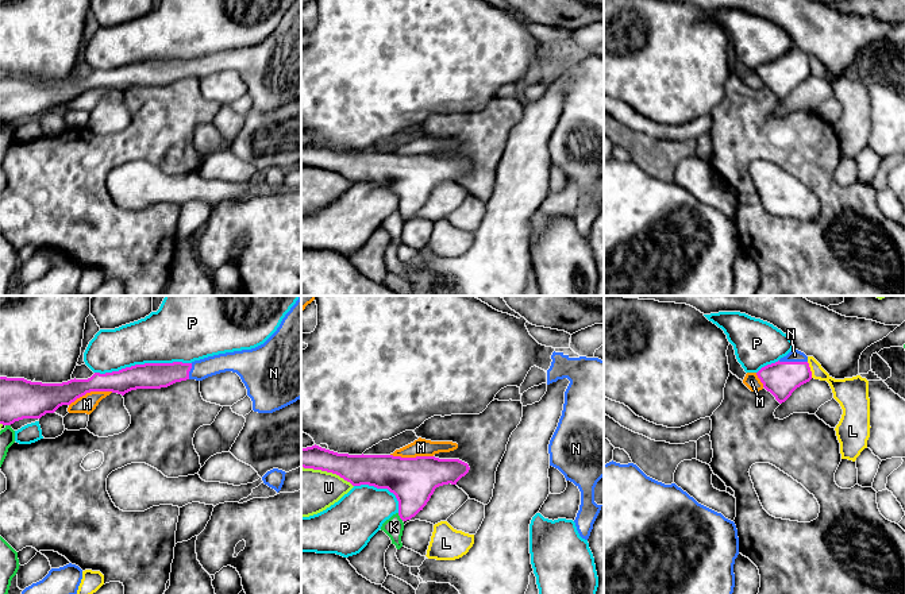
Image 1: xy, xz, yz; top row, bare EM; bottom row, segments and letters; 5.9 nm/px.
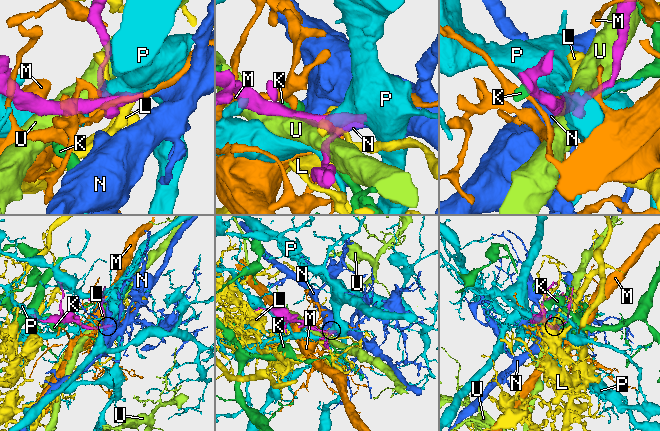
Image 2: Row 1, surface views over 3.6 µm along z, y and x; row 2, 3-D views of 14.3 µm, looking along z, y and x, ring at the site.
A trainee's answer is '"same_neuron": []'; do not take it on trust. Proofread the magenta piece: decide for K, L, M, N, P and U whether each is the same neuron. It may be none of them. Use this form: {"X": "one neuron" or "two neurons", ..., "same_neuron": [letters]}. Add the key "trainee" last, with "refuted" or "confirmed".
{"K": "two neurons", "L": "two neurons", "M": "two neurons", "N": "one neuron", "P": "two neurons", "U": "two neurons", "same_neuron": ["N"], "trainee": "refuted"}

